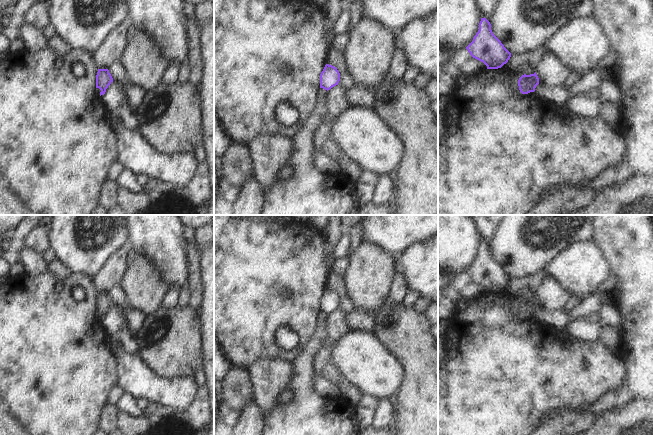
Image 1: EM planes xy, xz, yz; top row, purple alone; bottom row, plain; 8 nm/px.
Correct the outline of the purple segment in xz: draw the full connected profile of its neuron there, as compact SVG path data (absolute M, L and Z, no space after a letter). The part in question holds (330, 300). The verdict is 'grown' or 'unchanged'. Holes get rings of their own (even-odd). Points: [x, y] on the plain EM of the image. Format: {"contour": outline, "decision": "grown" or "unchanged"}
{"contour": "M326 288L320 298L320 312L330 314L332 311L338 309L340 305L340 297L336 291Z", "decision": "unchanged"}

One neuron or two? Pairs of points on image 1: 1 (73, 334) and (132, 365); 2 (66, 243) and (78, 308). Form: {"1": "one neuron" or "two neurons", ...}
{"1": "two neurons", "2": "two neurons"}

